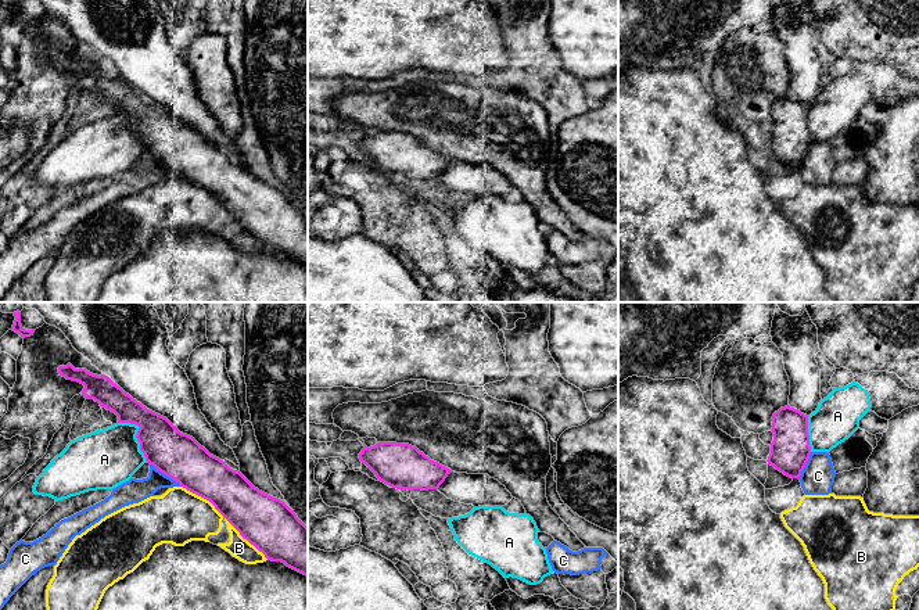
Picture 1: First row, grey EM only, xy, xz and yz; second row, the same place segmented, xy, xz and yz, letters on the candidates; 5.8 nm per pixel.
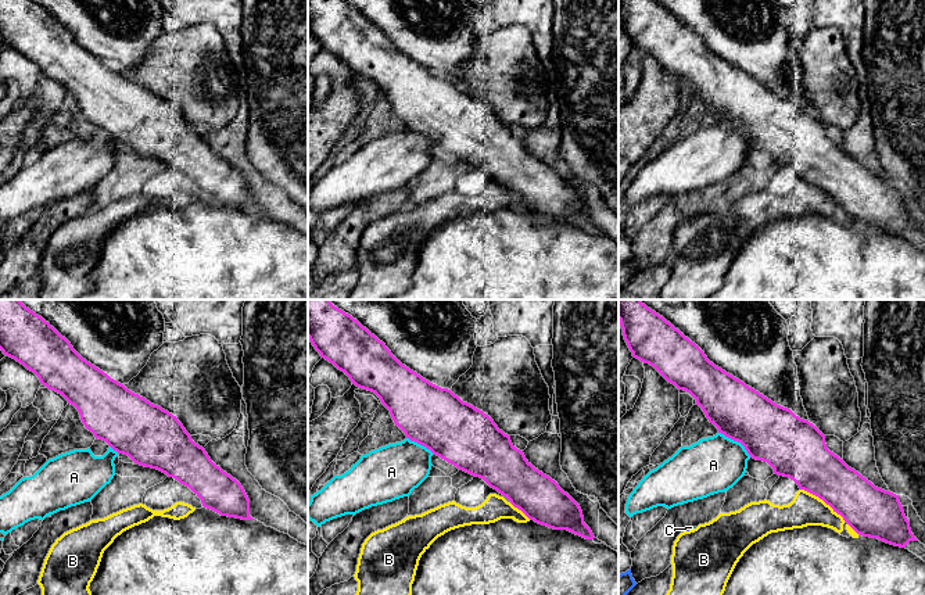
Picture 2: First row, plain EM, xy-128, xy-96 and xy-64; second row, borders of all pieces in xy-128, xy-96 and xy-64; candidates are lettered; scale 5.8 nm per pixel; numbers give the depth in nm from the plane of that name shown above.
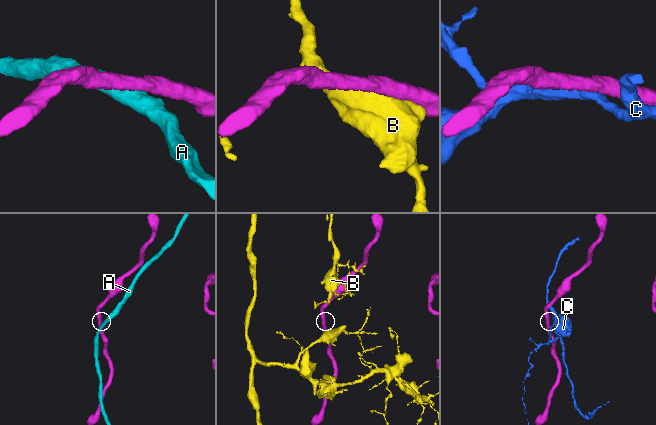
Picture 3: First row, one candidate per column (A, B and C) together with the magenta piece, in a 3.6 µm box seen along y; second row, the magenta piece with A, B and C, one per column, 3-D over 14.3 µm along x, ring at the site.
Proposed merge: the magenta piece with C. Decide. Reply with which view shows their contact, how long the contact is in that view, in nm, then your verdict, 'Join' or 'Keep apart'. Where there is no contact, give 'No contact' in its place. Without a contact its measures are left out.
Touches magenta in xy. Shared border 220 nm. Keep apart

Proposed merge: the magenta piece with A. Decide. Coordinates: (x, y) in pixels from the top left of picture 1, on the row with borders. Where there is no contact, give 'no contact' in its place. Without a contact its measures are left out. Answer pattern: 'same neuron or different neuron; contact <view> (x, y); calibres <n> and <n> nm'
different neuron; contact xy (137, 434); calibres 260 and 340 nm

